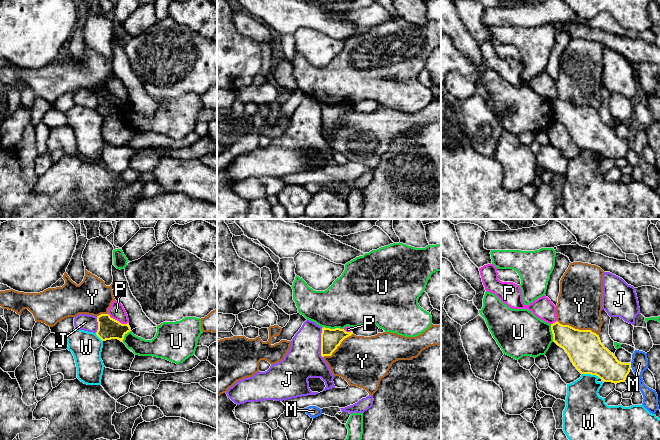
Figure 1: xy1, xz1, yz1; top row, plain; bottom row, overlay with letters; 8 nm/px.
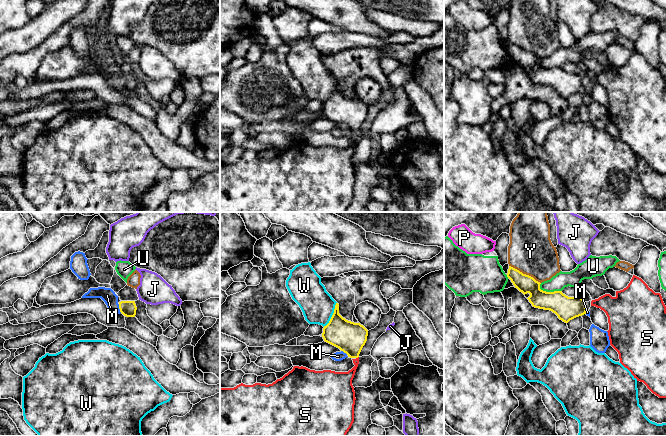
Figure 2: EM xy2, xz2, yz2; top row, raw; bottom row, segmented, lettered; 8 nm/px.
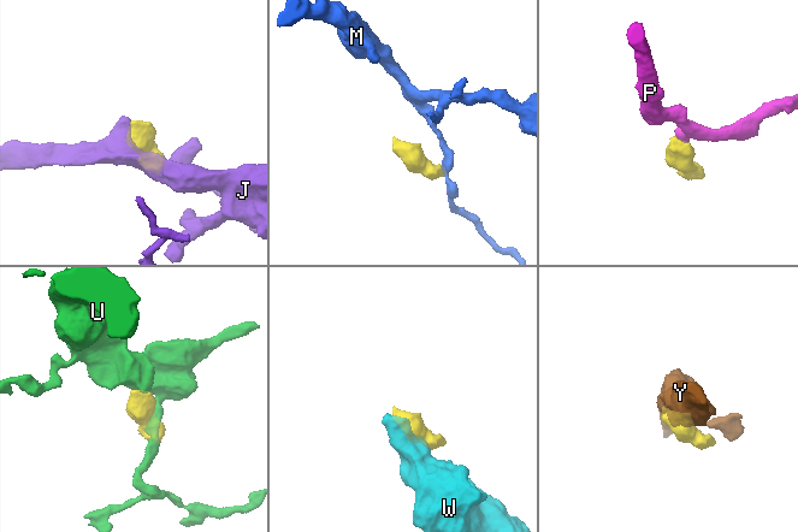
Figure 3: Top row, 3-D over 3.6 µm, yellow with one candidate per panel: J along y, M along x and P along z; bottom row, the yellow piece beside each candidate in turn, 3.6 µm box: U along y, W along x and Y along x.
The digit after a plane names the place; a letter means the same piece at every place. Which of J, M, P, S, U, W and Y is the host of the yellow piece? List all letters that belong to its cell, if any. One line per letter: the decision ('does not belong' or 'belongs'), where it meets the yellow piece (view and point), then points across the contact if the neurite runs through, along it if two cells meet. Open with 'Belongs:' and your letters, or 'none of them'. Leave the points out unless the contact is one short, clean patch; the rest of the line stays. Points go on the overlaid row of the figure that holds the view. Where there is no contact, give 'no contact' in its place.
Belongs: S
J: does not belong; contact xz1 (321, 343); border xz1 (321, 328), (322, 357)
M: does not belong; contact xy2 (119, 308); border xy2 (118, 304), (121, 312)
P: does not belong; contact xy1 (116, 320); border xy1 (108, 313), (120, 322), (127, 323)
S: belongs; contact xz2 (357, 357); way xz2 (349, 337), (353, 352), (357, 357), (356, 366), (340, 383)
U: does not belong; contact yz2 (549, 292)
W: does not belong; contact xz2 (332, 315)
Y: does not belong; contact yz1 (578, 329)

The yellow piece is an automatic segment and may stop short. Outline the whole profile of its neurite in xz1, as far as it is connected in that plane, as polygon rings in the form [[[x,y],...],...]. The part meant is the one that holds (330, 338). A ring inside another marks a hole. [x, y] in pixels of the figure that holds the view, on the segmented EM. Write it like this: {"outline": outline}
{"outline": [[[323,327],[321,333],[321,356],[331,356],[341,342],[352,334],[352,331],[346,332],[340,328],[330,329]]]}

